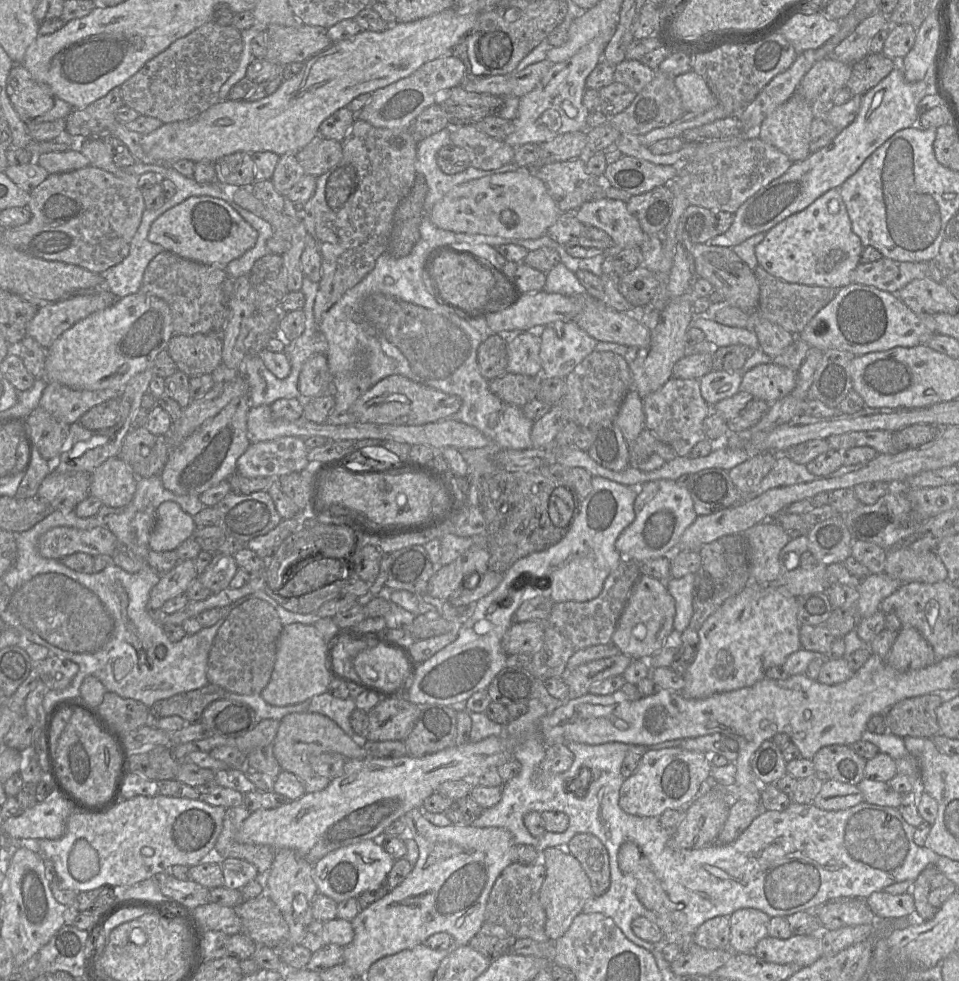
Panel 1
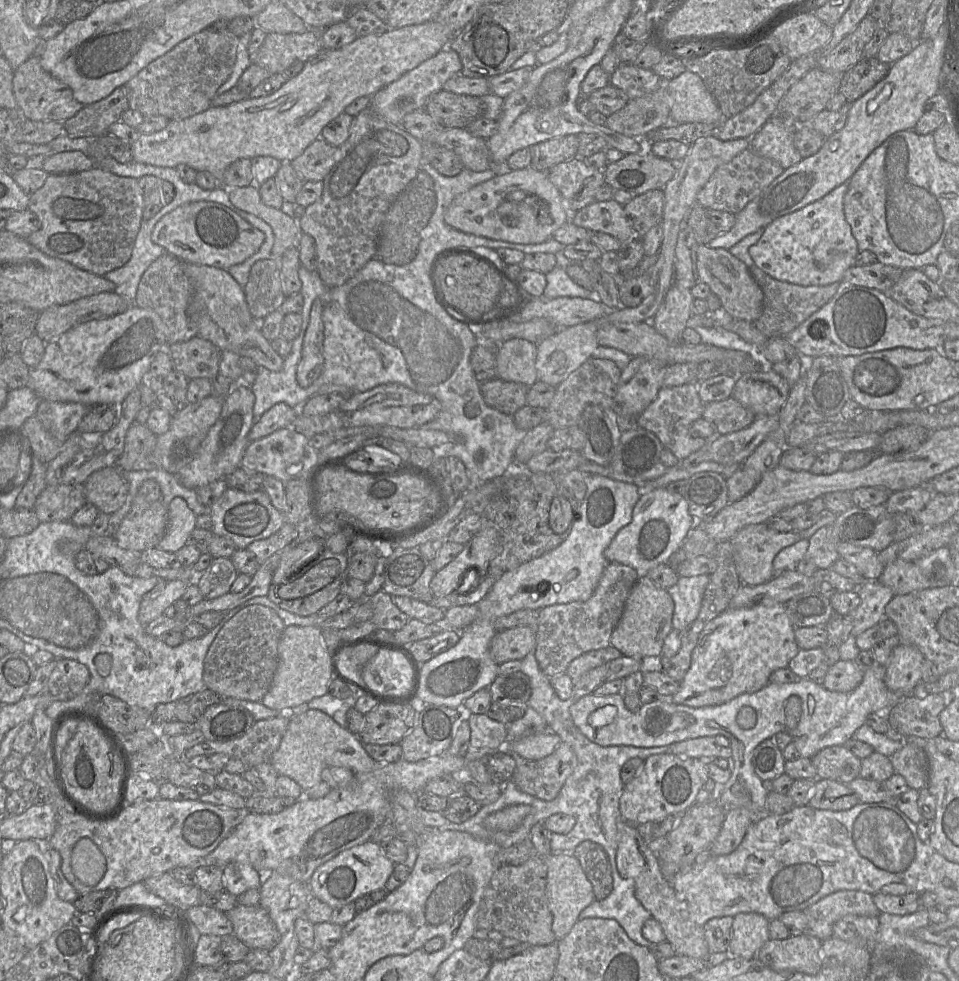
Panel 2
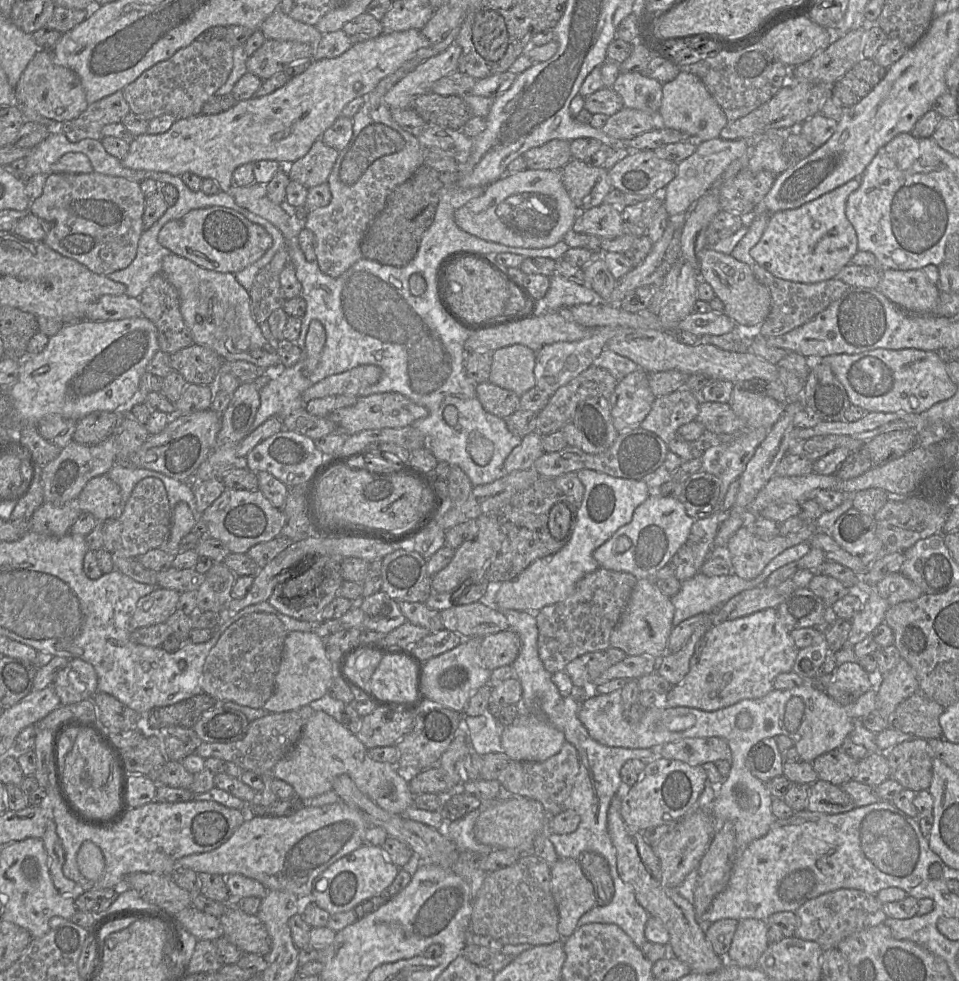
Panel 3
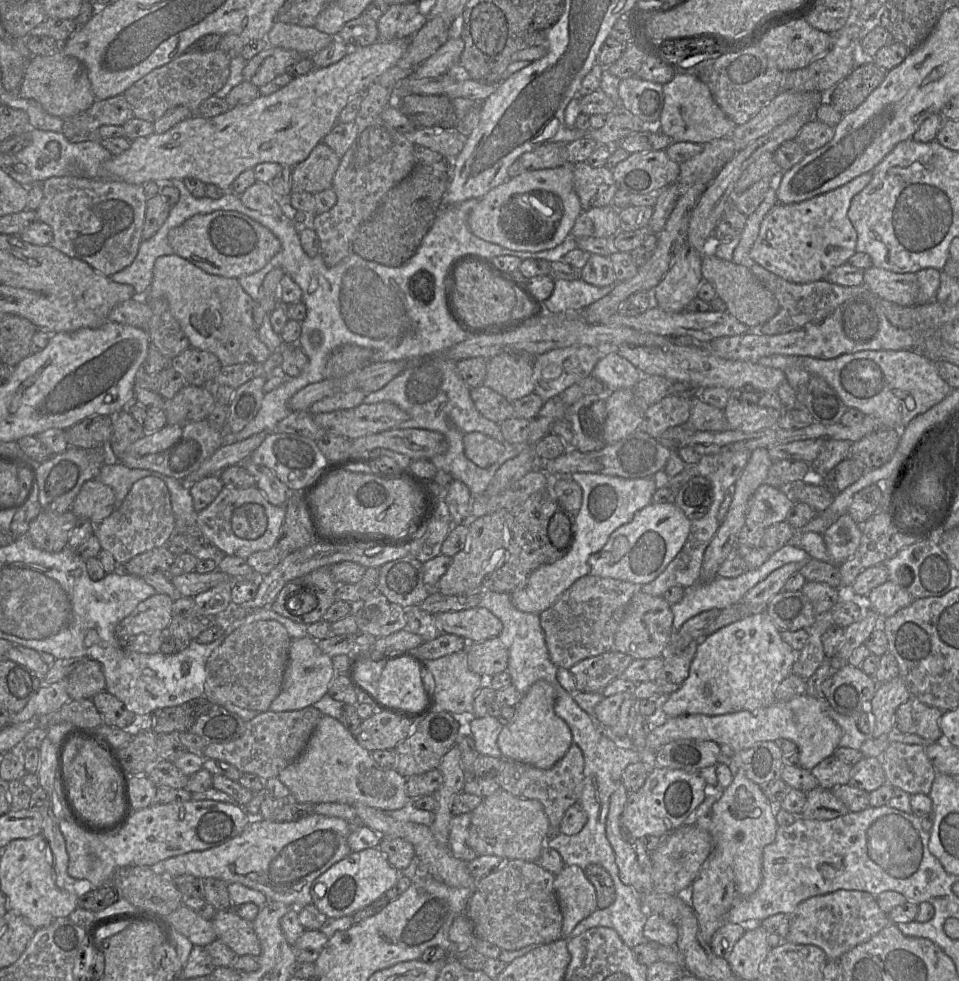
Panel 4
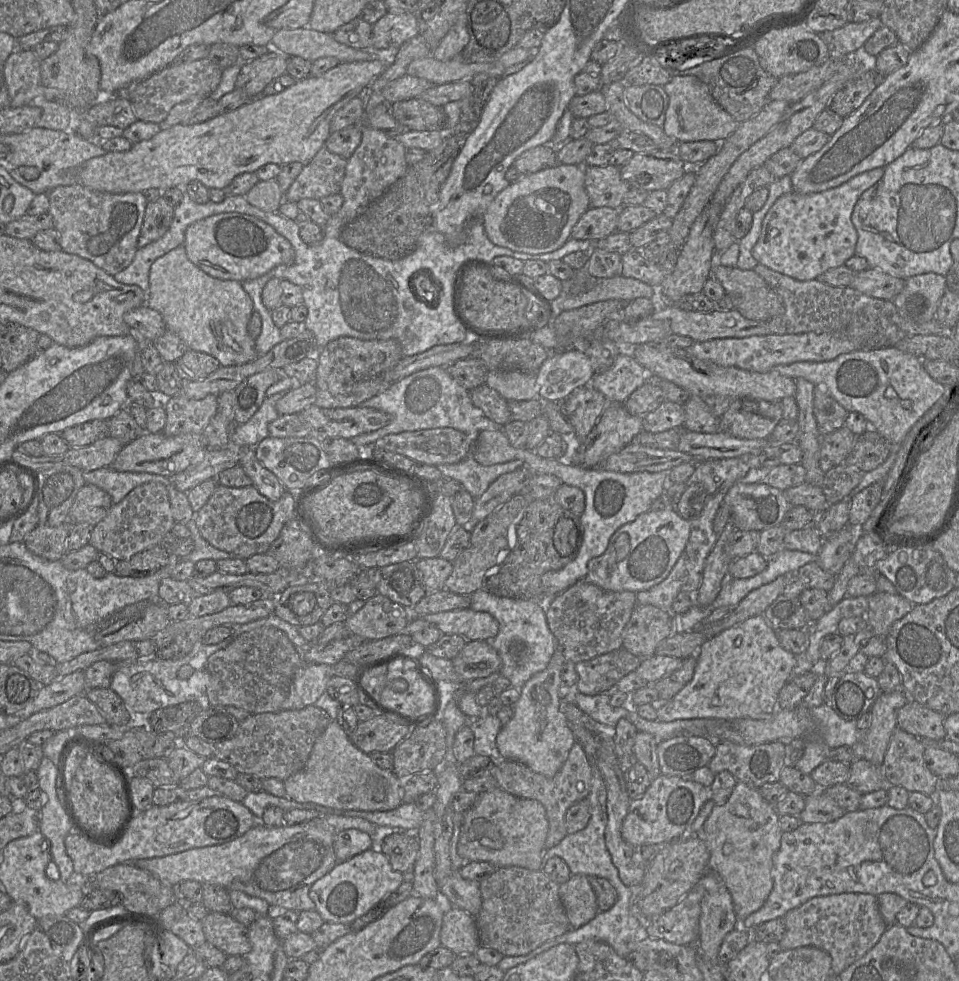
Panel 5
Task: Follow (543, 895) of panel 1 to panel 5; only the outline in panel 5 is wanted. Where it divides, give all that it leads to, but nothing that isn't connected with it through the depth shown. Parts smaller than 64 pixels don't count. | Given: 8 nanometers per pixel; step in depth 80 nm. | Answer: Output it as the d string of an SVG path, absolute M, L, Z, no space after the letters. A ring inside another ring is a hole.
M572 874L567 882L559 886L559 895L569 920L570 929L583 926L599 912L596 893L586 875Z

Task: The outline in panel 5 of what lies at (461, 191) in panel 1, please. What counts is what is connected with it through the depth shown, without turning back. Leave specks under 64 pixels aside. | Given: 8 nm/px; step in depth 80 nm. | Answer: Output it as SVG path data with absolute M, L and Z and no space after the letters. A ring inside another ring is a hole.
M559 164L521 175L491 202L481 216L485 233L495 245L515 252L543 254L560 248L571 238L571 231L590 207L582 165Z

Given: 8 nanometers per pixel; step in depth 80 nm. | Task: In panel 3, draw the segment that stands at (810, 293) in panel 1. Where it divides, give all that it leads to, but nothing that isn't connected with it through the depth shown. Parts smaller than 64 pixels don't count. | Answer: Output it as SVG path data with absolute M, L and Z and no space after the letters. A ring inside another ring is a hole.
M759 264L753 266L756 278L765 285L771 294L771 310L768 317L757 328L758 335L774 338L798 328L838 300L850 287L839 279L829 279L817 283L799 283L777 278Z

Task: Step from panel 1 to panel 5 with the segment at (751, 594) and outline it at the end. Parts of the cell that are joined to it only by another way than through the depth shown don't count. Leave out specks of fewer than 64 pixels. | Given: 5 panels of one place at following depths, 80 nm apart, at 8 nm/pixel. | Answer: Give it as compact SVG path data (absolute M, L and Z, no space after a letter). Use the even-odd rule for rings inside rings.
M765 616L750 617L700 646L693 678L672 699L658 704L657 720L768 718L778 709L780 690L796 664L797 655L783 648Z

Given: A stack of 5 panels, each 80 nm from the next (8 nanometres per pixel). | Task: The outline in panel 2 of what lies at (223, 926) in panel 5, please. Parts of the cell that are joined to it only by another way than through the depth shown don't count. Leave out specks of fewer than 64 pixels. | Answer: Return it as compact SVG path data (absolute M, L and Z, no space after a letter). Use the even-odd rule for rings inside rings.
M236 905L225 913L233 926L233 934L250 949L270 951L280 940L280 934L262 907Z

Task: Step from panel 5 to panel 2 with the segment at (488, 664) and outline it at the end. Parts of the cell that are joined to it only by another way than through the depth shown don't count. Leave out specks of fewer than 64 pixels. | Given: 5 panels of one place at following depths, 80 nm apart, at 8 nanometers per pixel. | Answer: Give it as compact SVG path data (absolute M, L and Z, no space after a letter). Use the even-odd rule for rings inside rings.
M529 625L497 631L489 644L489 654L497 664L522 660L536 646L535 628Z

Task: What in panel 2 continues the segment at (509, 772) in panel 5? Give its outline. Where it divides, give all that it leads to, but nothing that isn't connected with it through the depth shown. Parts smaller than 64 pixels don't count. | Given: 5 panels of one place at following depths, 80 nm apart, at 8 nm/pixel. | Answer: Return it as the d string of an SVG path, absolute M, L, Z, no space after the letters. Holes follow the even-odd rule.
M561 741L550 755L540 760L516 761L511 779L522 792L550 801L558 796L576 764L575 753L569 745Z

